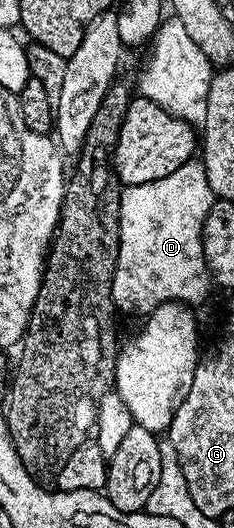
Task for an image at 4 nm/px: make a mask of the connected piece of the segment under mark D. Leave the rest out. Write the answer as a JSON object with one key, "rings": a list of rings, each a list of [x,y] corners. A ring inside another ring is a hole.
{"rings":[[[191,160],[185,162],[180,168],[176,168],[176,172],[172,172],[169,176],[164,176],[164,180],[152,180],[148,184],[136,184],[129,187],[128,190],[128,222],[130,218],[130,238],[126,232],[119,233],[118,249],[122,251],[117,255],[118,263],[116,264],[116,272],[112,280],[112,292],[110,298],[113,300],[115,307],[119,311],[122,310],[142,310],[141,312],[149,312],[155,310],[157,306],[164,302],[181,302],[183,304],[195,304],[194,302],[202,302],[206,298],[206,293],[212,290],[212,279],[210,277],[210,269],[206,267],[206,257],[204,256],[204,248],[202,247],[202,225],[208,216],[208,212],[212,208],[212,204],[216,201],[212,188],[206,179],[206,169],[202,166],[201,161]],[[130,246],[130,254],[125,254],[125,250]]]}

